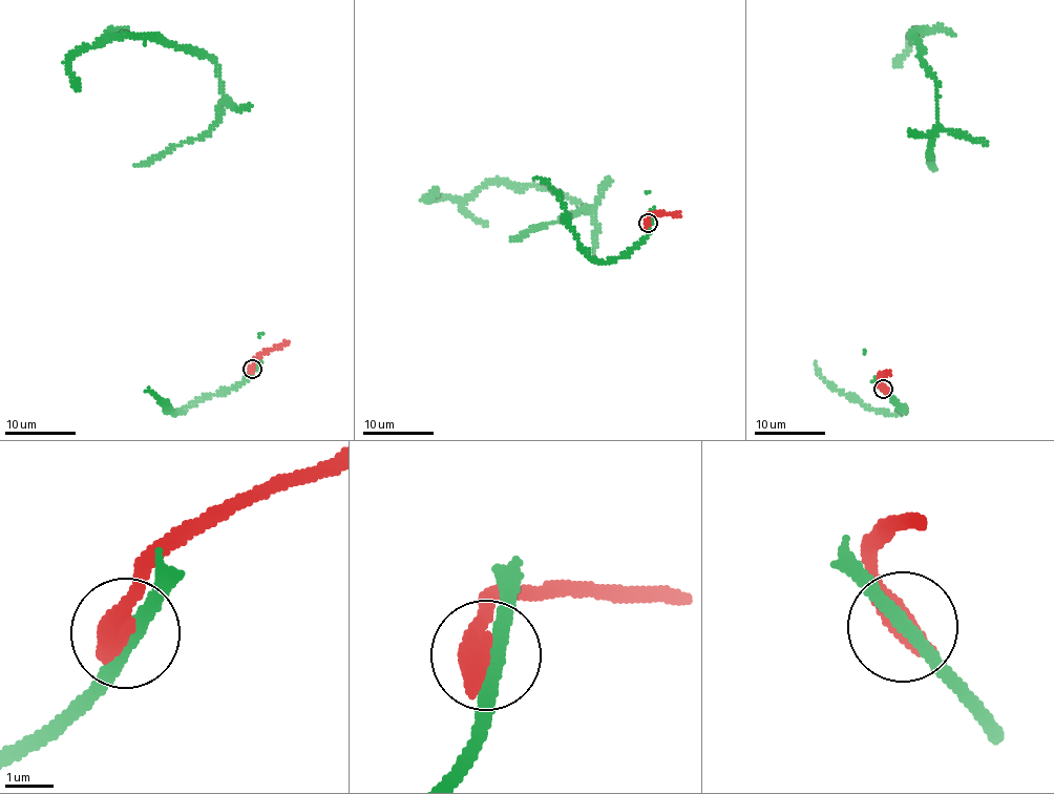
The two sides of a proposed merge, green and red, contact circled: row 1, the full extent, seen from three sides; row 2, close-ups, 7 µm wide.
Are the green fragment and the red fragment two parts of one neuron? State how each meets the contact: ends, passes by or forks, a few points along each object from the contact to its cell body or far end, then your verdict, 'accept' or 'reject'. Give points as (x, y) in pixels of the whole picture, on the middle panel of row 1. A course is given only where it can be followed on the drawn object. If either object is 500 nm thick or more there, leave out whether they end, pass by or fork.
green runs (648, 223), (649, 210), (533, 230), (587, 210), (546, 187), (498, 181), (466, 200), (426, 200), (437, 188); red runs (648, 223), (653, 213), (679, 213); reject

